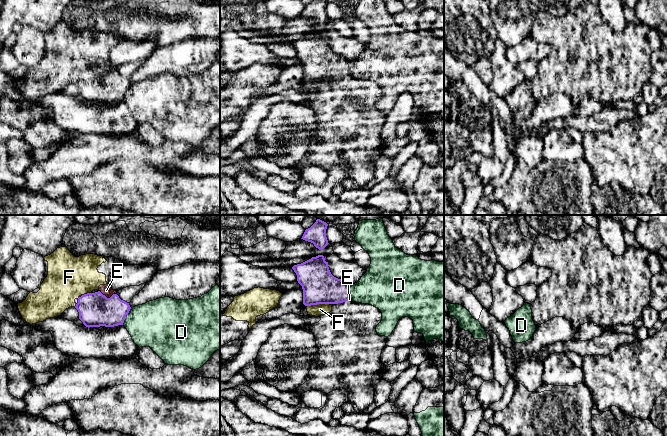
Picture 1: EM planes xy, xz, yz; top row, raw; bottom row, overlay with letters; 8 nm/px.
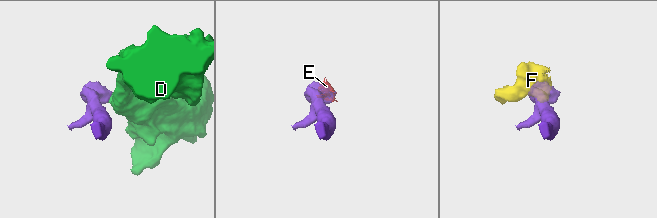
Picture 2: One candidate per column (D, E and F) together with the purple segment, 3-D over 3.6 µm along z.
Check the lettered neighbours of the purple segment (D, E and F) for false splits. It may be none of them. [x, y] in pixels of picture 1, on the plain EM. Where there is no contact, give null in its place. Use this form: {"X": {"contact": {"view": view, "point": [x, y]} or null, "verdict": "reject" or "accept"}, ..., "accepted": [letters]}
{"D": {"contact": {"view": "xy", "point": [125, 92]}, "verdict": "reject"}, "E": {"contact": {"view": "xy", "point": [108, 74]}, "verdict": "accept"}, "F": {"contact": {"view": "xz", "point": [318, 79]}, "verdict": "accept"}, "accepted": ["E", "F"]}

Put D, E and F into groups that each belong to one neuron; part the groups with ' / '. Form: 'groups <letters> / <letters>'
groups D / E F

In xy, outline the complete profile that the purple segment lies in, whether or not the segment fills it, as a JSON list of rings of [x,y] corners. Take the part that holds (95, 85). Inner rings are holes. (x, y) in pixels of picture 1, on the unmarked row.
[[[60,21],[53,29],[43,33],[45,55],[41,62],[30,68],[18,85],[22,94],[30,101],[60,92],[66,85],[75,83],[79,95],[86,103],[114,103],[123,101],[131,83],[121,76],[117,67],[109,61],[109,52],[123,37],[114,33],[86,30],[75,33],[65,22]]]

